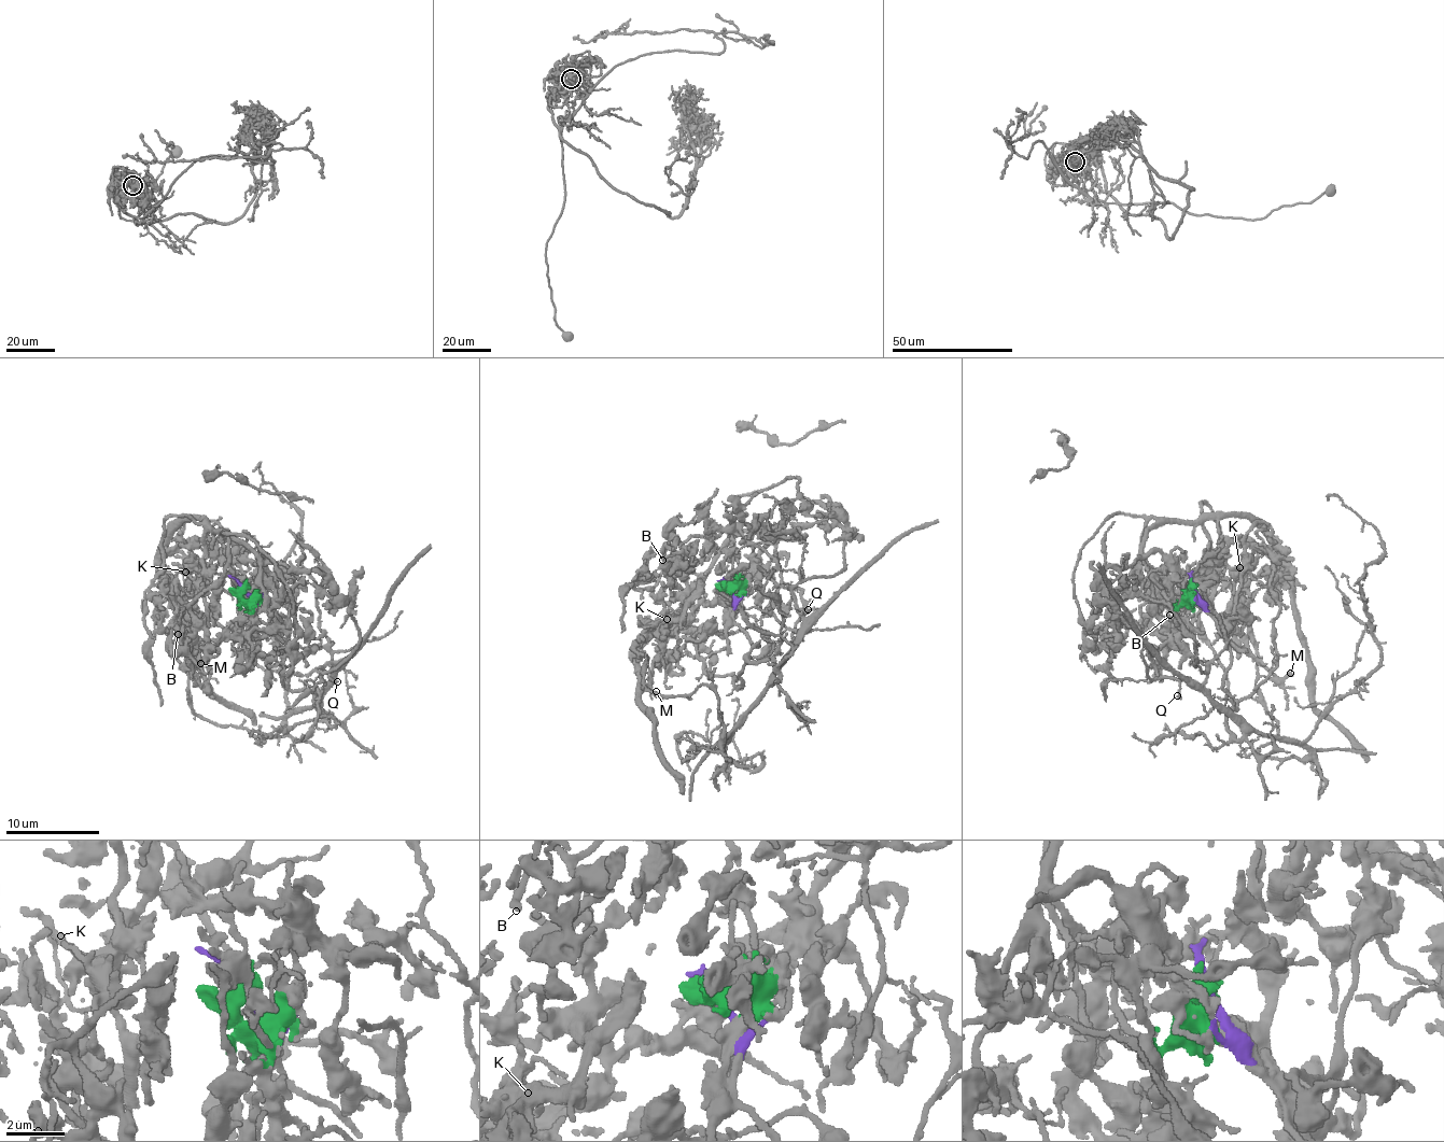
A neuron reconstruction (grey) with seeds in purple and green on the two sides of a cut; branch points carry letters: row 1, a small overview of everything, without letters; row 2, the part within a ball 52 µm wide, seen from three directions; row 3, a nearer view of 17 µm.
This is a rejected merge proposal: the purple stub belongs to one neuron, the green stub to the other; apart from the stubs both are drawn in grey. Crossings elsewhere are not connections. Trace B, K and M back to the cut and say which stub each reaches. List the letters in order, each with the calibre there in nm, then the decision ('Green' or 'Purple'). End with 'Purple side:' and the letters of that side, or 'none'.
B: Thickness 240 nm. Green
K: Thickness 130 nm. Green
M: Thickness 180 nm. Green
Purple side: none

